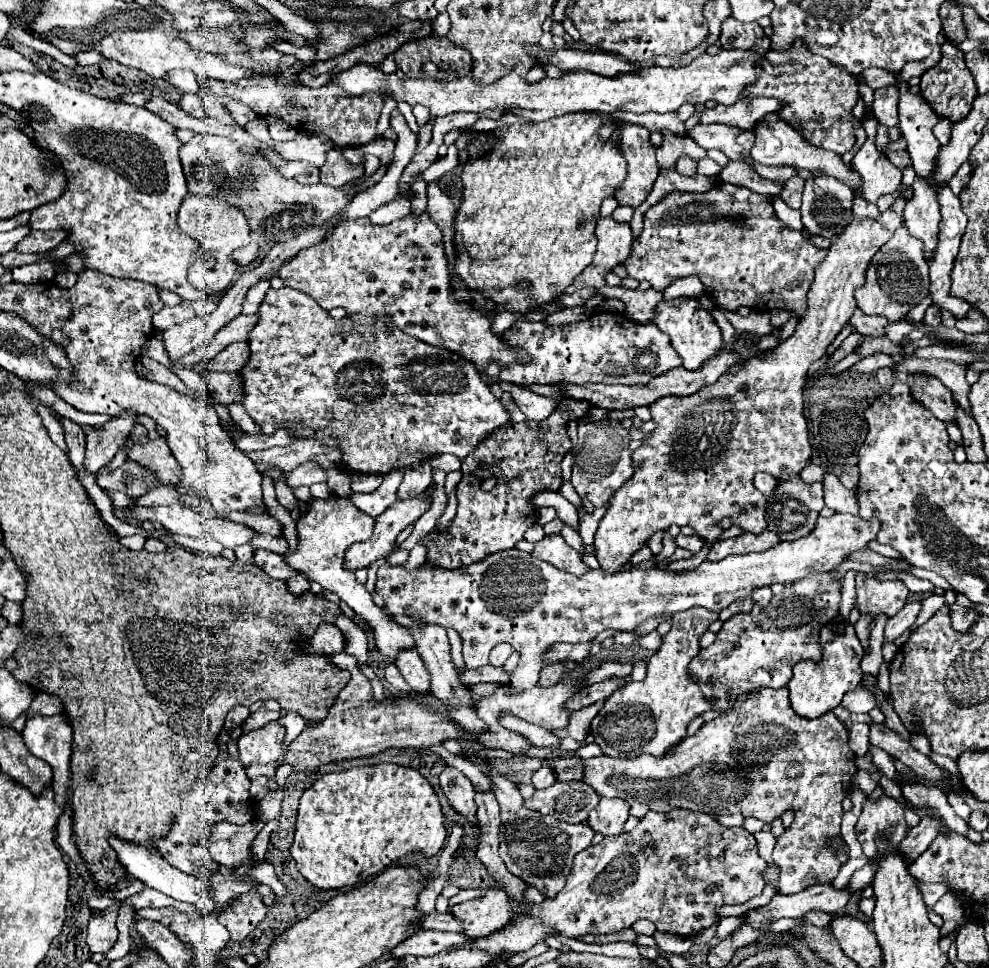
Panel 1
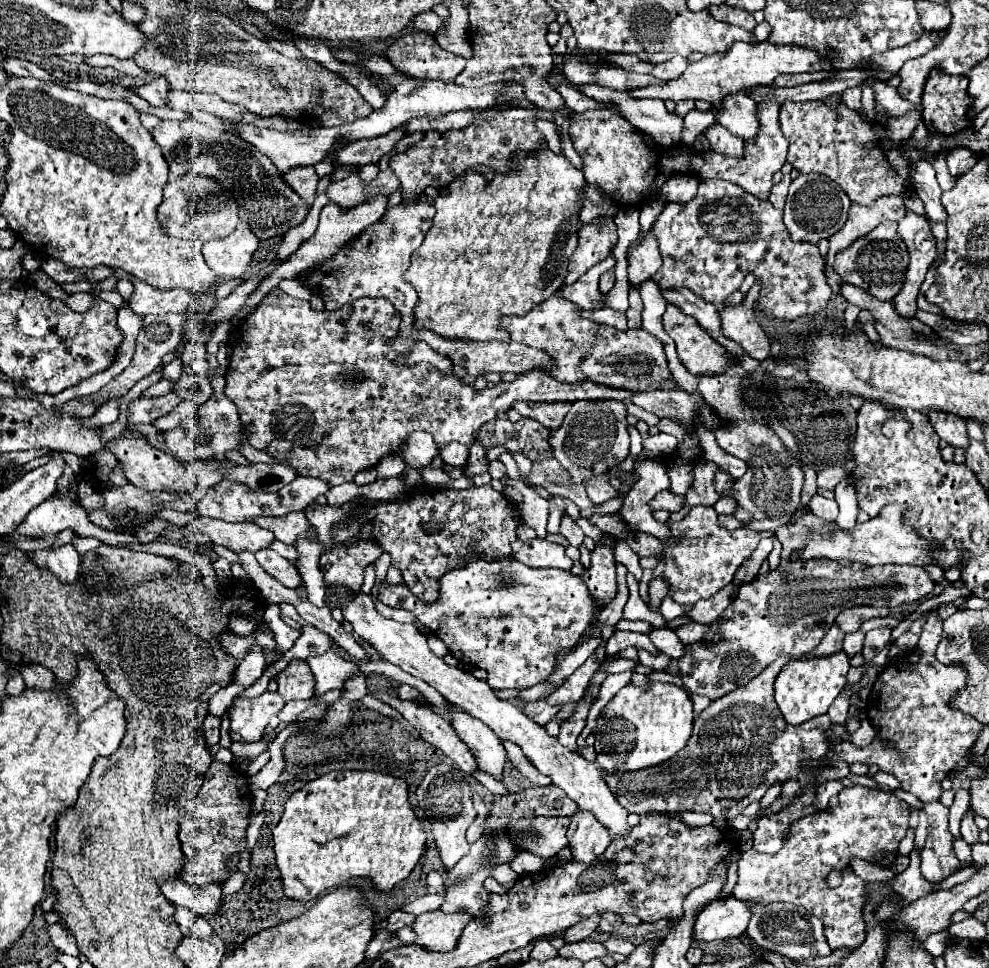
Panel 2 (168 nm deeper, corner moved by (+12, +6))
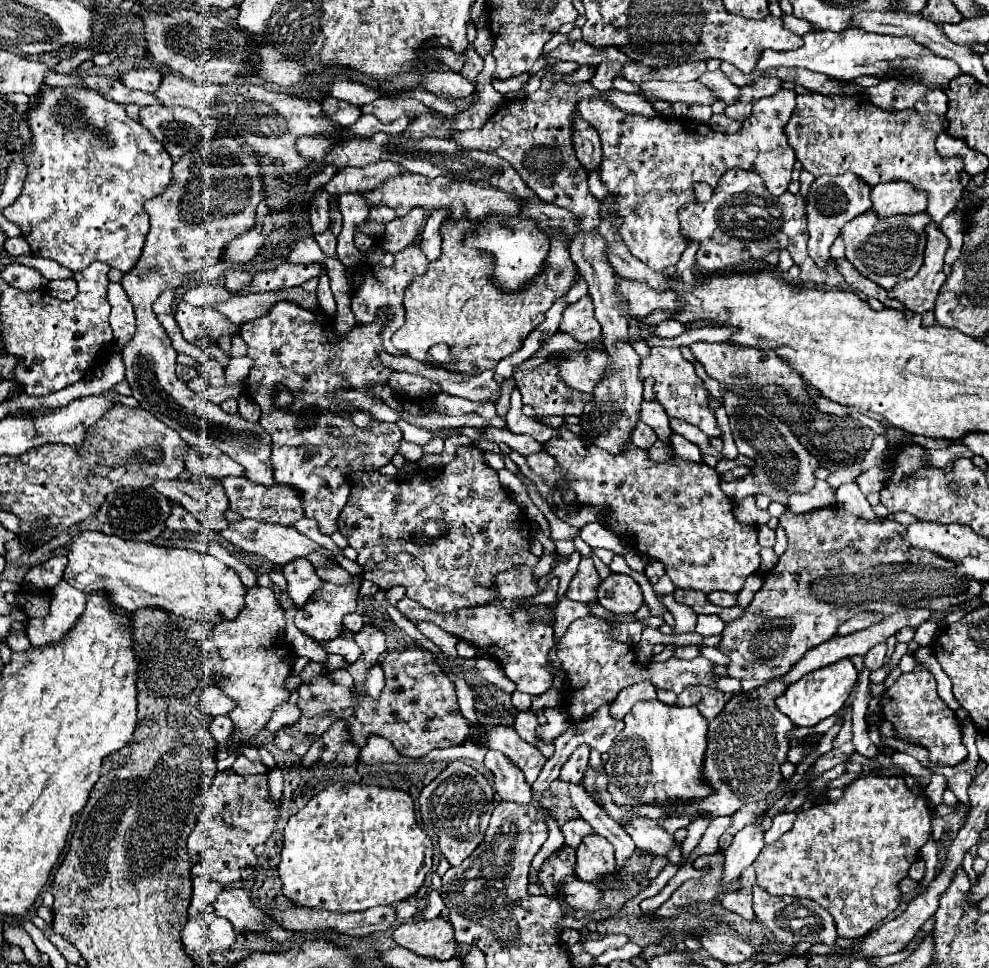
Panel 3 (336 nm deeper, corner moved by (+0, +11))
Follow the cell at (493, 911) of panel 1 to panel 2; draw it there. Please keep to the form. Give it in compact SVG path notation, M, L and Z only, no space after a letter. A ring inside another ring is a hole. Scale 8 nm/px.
M440 909L432 913L424 913L416 917L412 931L418 935L414 945L426 949L426 951L452 951L448 947L454 947L464 927L470 923L472 917L466 913L462 915L446 915Z

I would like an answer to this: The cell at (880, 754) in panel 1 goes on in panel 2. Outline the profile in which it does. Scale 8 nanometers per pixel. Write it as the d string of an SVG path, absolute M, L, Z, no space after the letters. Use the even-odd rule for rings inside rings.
M963 838L955 839L953 841L953 849L960 863L967 866L972 863L971 847Z

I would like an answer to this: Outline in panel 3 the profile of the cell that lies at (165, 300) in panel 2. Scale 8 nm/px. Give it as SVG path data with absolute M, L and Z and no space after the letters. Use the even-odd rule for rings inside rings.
M168 288L156 298L152 310L154 314L174 314L174 306L176 306L176 290Z

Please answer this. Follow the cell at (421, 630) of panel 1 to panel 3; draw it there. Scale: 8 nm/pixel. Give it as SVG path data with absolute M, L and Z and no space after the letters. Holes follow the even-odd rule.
M490 750L484 758L484 766L492 770L494 790L502 800L514 800L520 804L528 804L532 800L532 788L526 782L522 770L502 752Z

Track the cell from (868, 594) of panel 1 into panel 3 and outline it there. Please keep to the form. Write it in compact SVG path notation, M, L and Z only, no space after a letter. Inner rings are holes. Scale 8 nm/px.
M858 612L854 618L850 618L848 622L844 622L844 624L838 628L838 636L864 630L864 628L880 622L882 618L884 618L884 616L880 616L880 612Z

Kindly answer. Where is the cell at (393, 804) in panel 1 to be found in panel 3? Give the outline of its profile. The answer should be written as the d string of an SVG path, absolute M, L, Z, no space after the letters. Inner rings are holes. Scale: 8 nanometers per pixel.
M340 780L312 796L310 802L288 820L278 872L282 892L294 904L332 912L360 912L416 894L430 868L432 840L418 826L414 802L408 792Z

